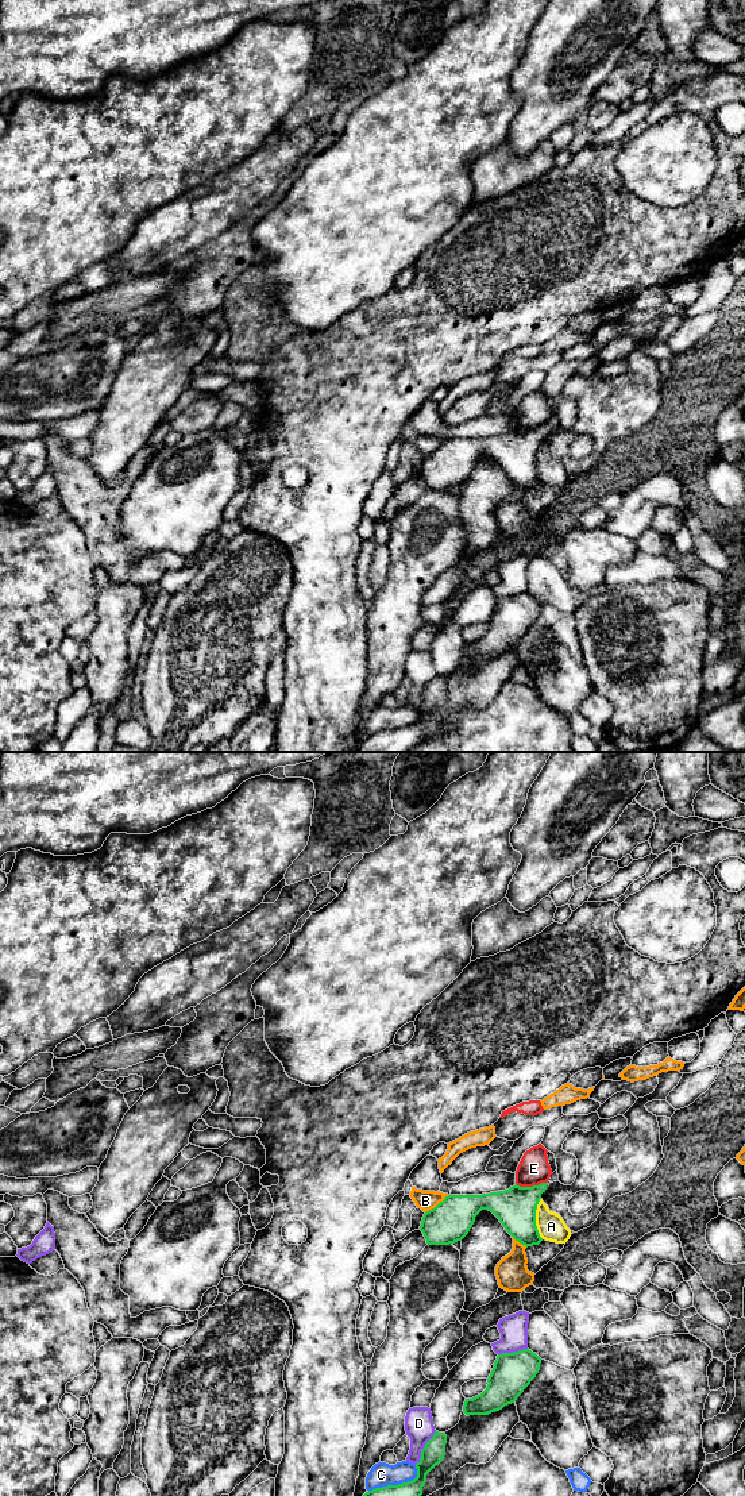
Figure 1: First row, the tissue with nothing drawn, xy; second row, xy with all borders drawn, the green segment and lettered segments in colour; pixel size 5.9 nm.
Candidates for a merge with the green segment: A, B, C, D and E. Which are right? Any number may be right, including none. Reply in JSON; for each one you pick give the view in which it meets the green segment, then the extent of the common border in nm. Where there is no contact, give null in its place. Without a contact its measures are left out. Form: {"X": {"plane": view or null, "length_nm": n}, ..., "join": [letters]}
{"join": []}

